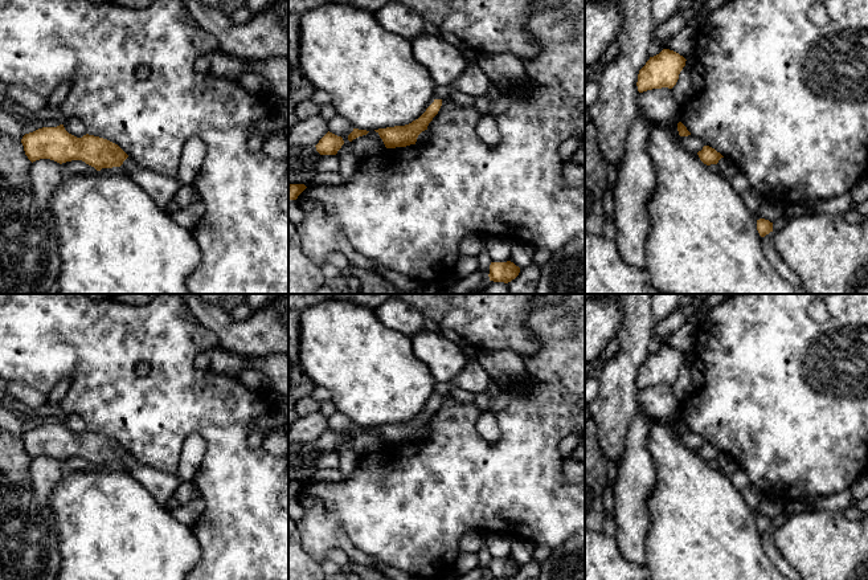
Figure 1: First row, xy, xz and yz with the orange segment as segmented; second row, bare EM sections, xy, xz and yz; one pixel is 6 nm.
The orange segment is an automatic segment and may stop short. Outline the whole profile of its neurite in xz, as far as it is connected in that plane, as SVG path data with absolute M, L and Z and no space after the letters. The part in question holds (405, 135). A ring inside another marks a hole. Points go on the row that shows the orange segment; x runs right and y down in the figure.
M434 99L426 111L412 123L405 126L378 128L374 131L380 135L386 148L415 144L418 135L427 130L429 123L438 114L441 106L442 99Z

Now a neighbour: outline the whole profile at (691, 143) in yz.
M677 123L668 124L667 127L675 136L676 142L689 152L699 152L705 146L703 140L695 135L680 136L677 131Z

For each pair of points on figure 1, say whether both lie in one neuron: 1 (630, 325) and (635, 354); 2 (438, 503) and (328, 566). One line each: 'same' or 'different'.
1: same
2: different

